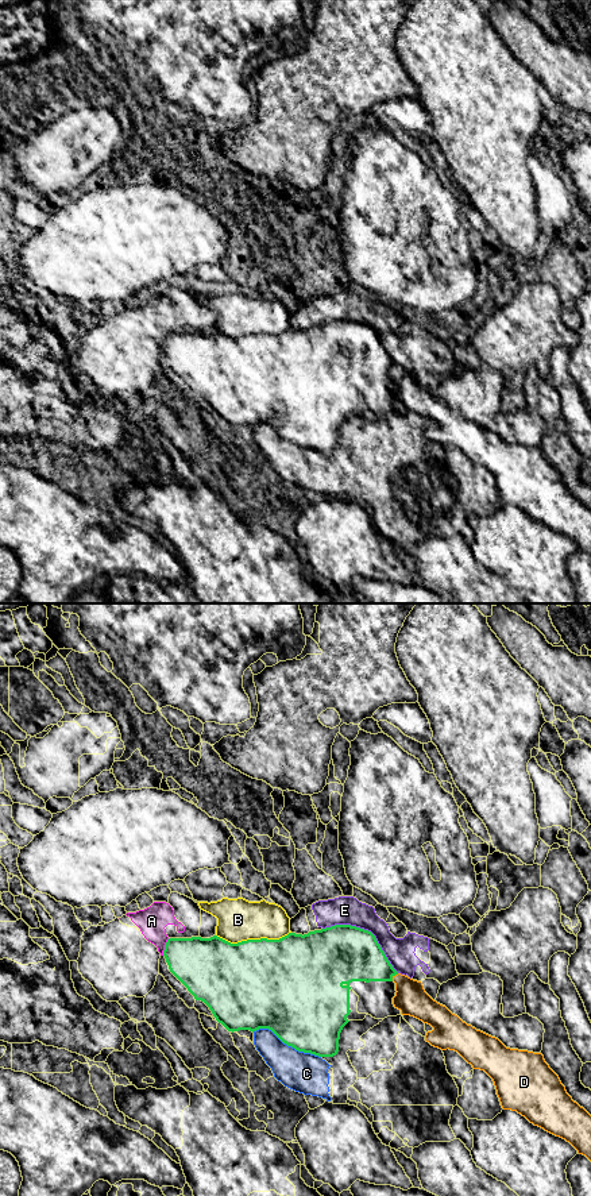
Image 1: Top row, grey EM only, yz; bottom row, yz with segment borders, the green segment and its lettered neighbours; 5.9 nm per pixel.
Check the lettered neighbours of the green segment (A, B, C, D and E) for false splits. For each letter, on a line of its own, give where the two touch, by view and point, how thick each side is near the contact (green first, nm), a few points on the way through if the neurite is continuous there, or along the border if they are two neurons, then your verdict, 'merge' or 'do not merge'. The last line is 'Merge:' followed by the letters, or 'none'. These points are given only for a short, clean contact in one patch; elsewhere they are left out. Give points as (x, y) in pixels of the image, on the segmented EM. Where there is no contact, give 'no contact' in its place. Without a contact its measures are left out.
A: yz (165, 946) | 320/170 nm | do not merge
B: yz (252, 940) | 500/260 nm | do not merge
C: yz (286, 1044) | 500/240 nm | do not merge
D: yz (394, 975) | 280/190 nm | do not merge
E: yz (367, 930) | 360/180 nm | do not merge
Merge: none

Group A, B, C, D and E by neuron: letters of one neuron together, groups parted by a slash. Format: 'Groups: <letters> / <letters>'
Groups: A B / C / D / E

